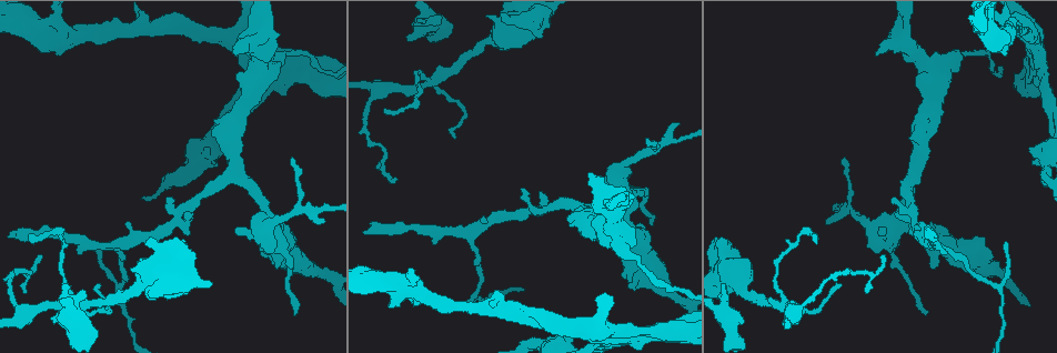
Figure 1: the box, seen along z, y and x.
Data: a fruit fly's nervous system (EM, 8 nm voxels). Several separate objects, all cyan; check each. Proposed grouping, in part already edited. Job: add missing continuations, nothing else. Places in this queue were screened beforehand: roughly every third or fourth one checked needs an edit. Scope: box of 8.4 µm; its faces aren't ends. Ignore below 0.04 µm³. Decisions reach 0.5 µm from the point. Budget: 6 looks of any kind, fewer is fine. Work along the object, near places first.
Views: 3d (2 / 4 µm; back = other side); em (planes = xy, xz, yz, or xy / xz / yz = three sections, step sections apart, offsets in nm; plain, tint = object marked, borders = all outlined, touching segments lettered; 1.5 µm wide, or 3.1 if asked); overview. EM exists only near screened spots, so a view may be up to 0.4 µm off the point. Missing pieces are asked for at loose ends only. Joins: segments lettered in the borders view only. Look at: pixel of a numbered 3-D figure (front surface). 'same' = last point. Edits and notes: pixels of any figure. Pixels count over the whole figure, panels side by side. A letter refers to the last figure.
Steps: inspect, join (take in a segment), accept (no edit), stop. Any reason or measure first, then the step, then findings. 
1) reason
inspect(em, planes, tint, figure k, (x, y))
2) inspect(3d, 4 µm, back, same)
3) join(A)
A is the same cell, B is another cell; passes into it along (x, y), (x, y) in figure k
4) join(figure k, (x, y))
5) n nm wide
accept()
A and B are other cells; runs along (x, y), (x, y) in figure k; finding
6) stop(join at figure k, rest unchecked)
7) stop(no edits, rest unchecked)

free end
inspect(em, yz, step 4, tint, figure 1, (589, 175))

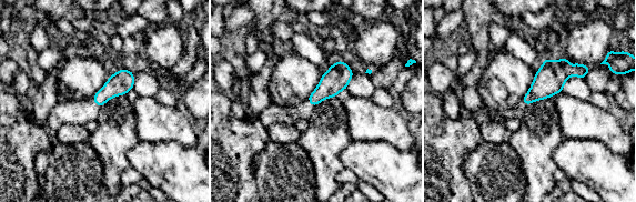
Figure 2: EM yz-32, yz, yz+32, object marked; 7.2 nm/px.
another direction
inspect(em, planes, borders, same)

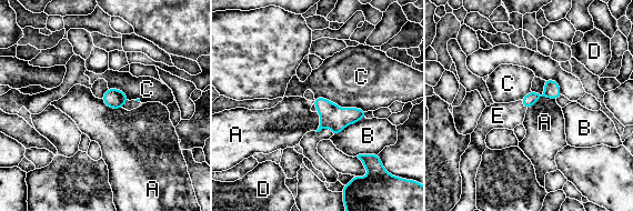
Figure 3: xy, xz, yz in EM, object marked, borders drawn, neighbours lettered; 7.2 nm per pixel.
join(figure 3, (498, 116))
E is the same cell, A, B, C and D are other cells; passes into it along (552, 90), (523, 103), (498, 116) in figure 3; the neuron continues

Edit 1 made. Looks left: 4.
tapers out
inspect(em, planes, plain, figure 1, (395, 179))

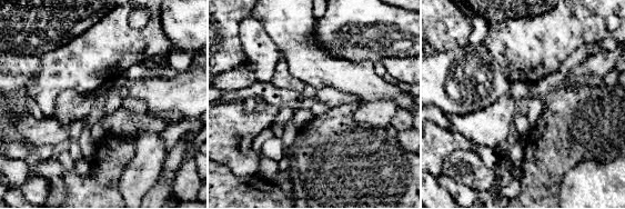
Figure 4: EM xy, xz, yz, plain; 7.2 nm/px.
what lies round it
inspect(em, planes, borders, same)

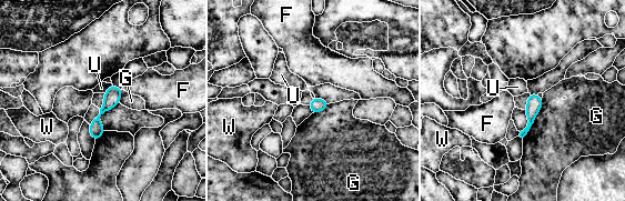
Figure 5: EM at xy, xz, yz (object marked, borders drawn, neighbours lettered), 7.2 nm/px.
G touches over 340 nm
accept()
F, G, U and W are other cells; border along (542, 98), (542, 108), (523, 141) in figure 5; none of them fits

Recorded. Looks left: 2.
long arm stops here
inspect(em, planes, borders, figure 1, (29, 239))

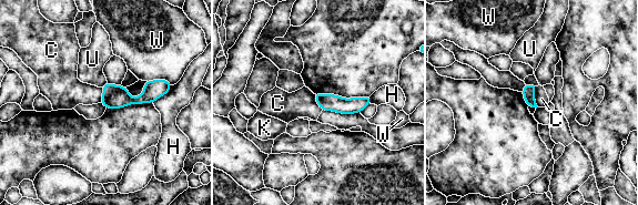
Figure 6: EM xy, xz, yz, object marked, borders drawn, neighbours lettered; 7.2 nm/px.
90 nm wide
accept()
C, H, K, U and W are other cells; runs along (168, 85), (139, 100), (104, 101) in figure 6; none of them fits

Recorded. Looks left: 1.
stop(join at figure 3, rest unchecked)

